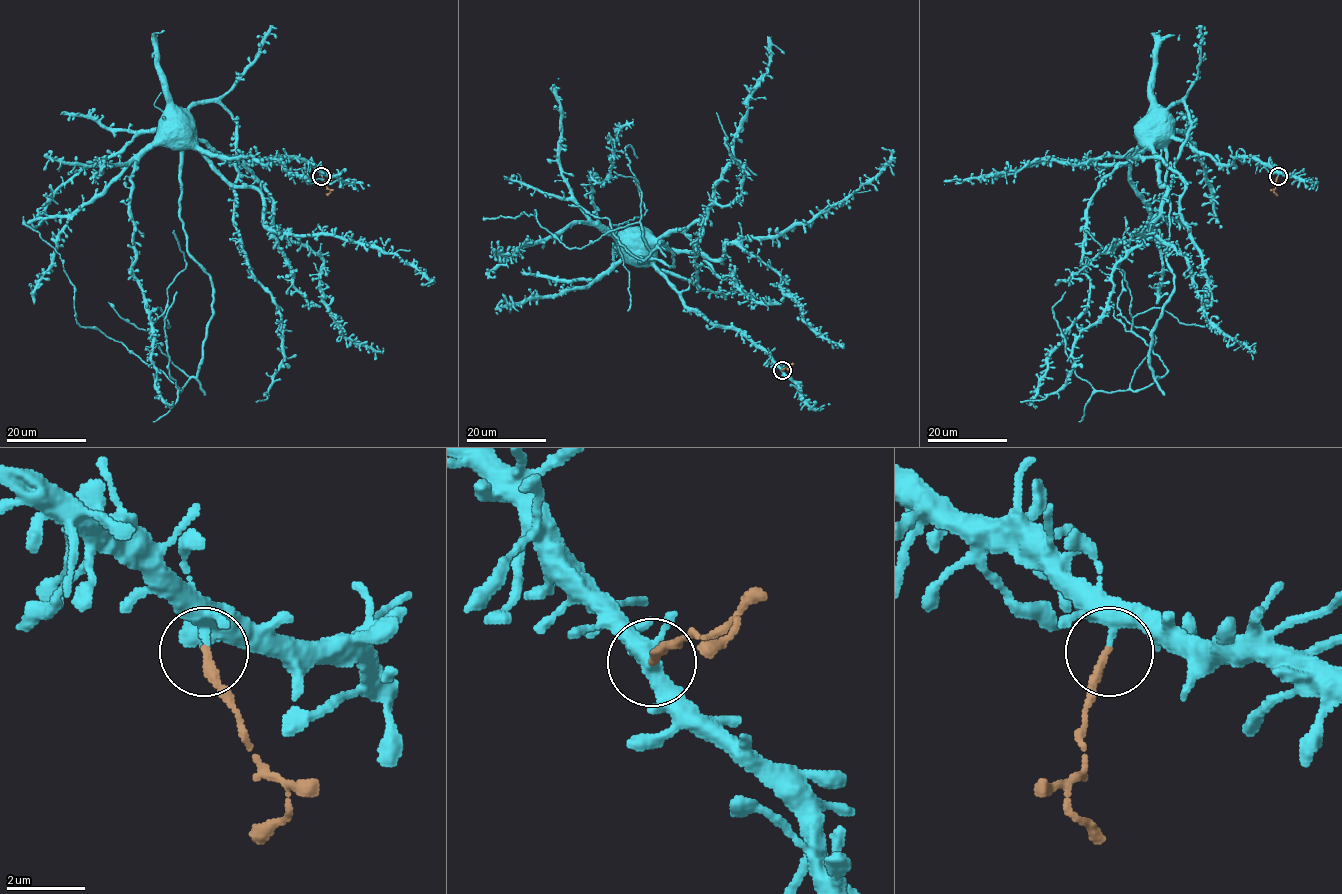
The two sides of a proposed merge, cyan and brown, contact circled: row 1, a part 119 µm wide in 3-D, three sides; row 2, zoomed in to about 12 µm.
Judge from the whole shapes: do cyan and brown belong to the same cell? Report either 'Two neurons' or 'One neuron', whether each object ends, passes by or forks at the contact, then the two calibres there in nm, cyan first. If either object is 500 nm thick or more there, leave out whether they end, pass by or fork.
Two neurons. At the ring cyan forks. At the ring brown ends. Thickness 220 nm (cyan) against 240 nm

